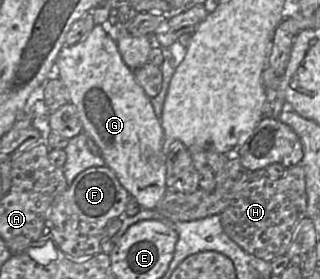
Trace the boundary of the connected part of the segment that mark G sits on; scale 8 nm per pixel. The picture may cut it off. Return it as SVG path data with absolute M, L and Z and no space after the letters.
M95 25L93 29L89 32L89 34L80 42L72 46L64 45L63 48L58 53L57 58L55 60L54 74L56 74L62 80L64 85L67 87L69 91L69 95L70 95L70 102L76 106L78 115L82 122L83 132L88 137L90 137L100 148L101 156L103 157L106 163L105 166L108 166L115 173L122 187L126 189L128 193L130 194L130 196L133 197L137 201L137 203L141 207L141 210L142 209L147 209L147 210L153 209L154 210L157 204L163 198L167 190L166 160L170 152L170 144L171 142L178 141L178 140L165 138L164 131L161 126L161 122L155 115L155 112L154 112L154 109L151 103L152 98L149 98L147 96L143 88L137 82L134 76L134 71L131 70L123 61L121 54L118 50L117 43L112 38L109 31L106 31L102 25Z

